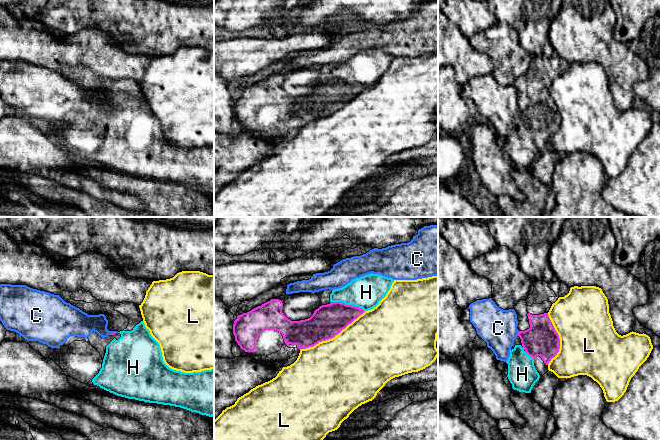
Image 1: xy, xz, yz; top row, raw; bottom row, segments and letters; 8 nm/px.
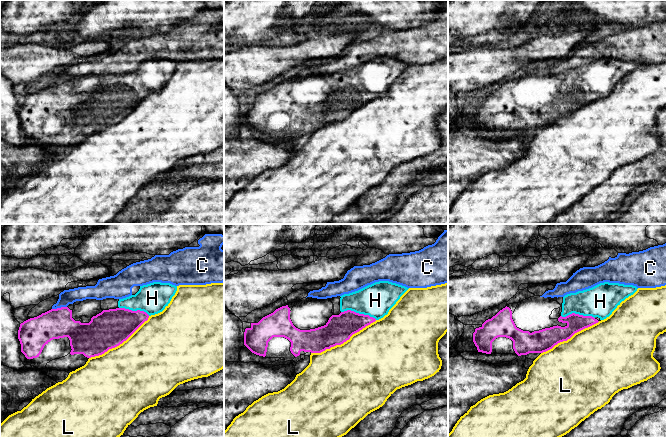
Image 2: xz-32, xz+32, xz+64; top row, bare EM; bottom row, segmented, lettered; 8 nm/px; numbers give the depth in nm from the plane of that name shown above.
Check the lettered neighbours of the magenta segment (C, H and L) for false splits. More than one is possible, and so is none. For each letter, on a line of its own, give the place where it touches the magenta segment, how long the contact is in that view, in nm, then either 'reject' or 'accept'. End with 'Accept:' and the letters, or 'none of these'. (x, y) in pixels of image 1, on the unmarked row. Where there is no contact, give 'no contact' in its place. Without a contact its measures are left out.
C: yz (518, 109) | 40 nm | reject
H: xz (348, 81) | 280 nm | accept
L: xz (332, 113) | 600 nm | reject
Accept: H

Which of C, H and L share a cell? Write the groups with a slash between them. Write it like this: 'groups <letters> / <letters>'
groups C / H / L

